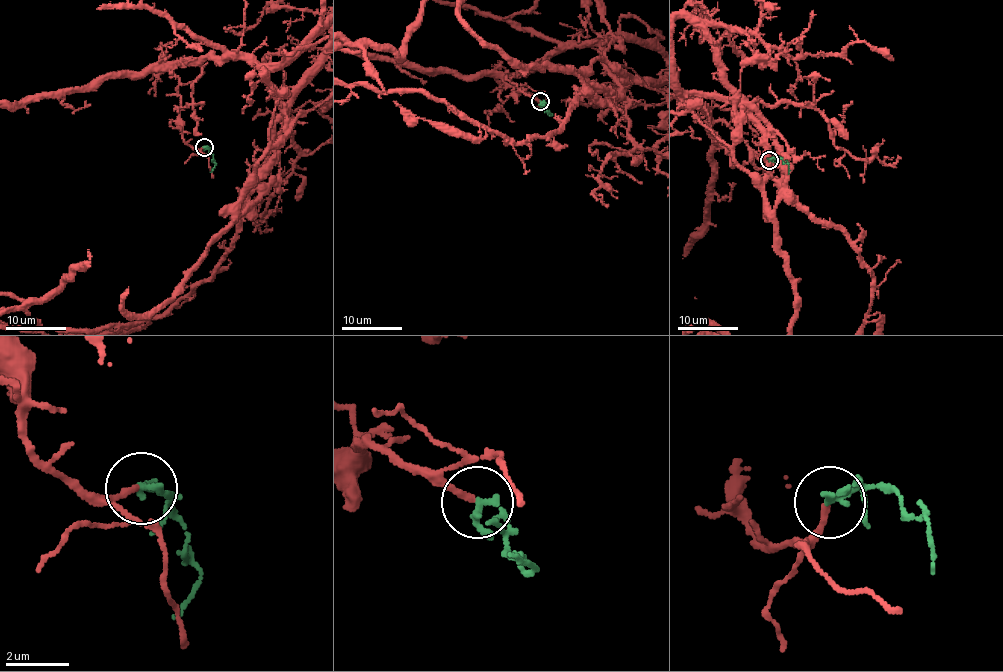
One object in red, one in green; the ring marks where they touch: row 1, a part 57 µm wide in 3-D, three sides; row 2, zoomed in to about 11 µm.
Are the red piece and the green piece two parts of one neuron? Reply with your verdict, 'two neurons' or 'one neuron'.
one neuron

